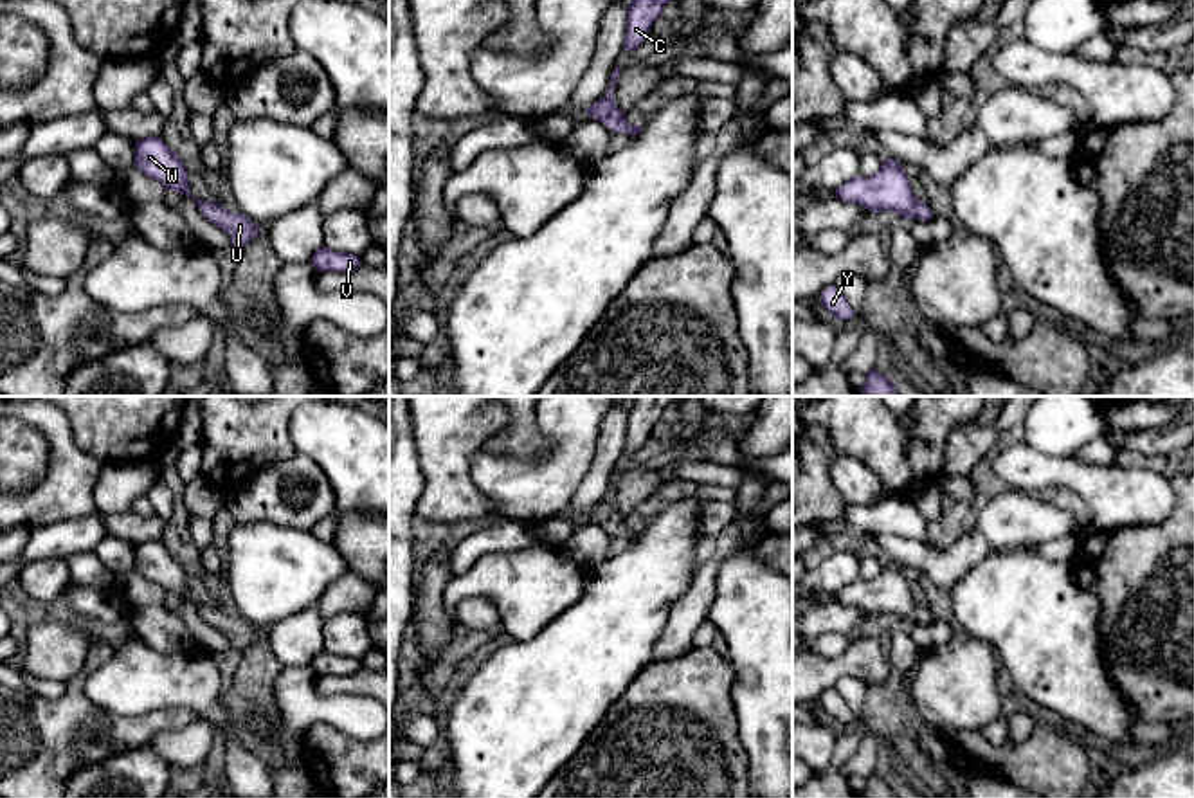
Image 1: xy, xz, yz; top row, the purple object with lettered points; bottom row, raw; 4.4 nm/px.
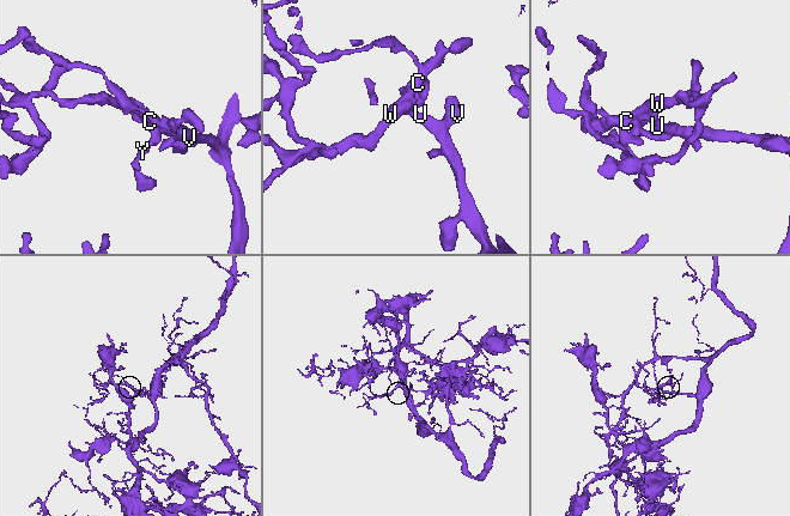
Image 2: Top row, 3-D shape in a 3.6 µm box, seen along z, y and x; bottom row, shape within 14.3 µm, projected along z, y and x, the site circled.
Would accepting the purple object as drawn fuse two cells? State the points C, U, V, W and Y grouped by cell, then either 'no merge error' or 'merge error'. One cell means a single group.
groups C U V W Y; no merge error

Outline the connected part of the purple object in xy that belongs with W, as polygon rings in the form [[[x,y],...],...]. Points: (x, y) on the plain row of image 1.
[[[160,540],[135,544],[133,569],[158,584],[166,593],[173,593],[178,600],[189,596],[189,580],[182,560],[176,558]]]

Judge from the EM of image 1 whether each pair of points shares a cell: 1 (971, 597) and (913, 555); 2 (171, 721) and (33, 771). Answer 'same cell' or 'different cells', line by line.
1: different cells
2: same cell

